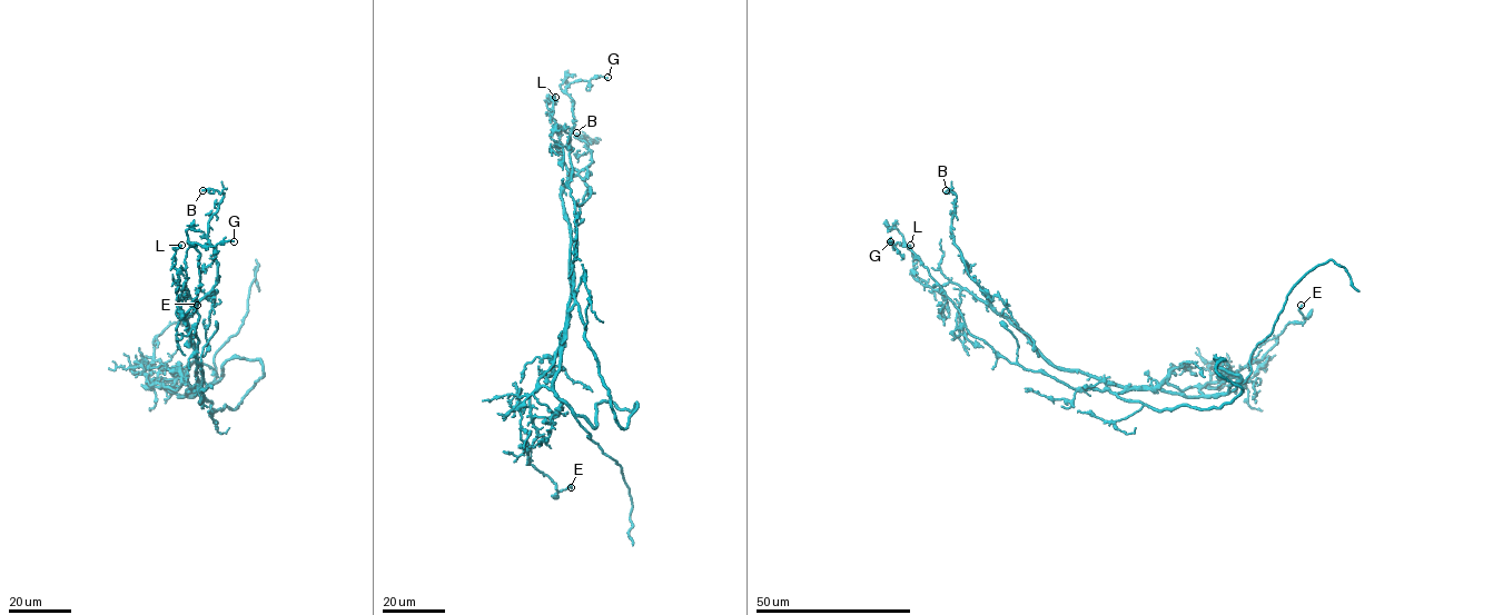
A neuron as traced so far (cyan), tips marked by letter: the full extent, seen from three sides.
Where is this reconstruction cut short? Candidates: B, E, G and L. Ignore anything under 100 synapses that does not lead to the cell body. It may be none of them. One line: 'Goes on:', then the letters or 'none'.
Goes on: none

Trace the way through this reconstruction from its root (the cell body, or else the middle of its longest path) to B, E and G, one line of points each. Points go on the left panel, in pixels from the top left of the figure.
B: (194, 389), (197, 351), (187, 317), (218, 280), (207, 234), (223, 196), (203, 190)
E: (194, 389), (183, 383), (176, 390), (156, 383), (162, 365), (155, 359), (154, 338), (181, 323), (197, 305)
G: (194, 389), (200, 393), (203, 372), (195, 356), (199, 253), (191, 245), (208, 247), (234, 241)

